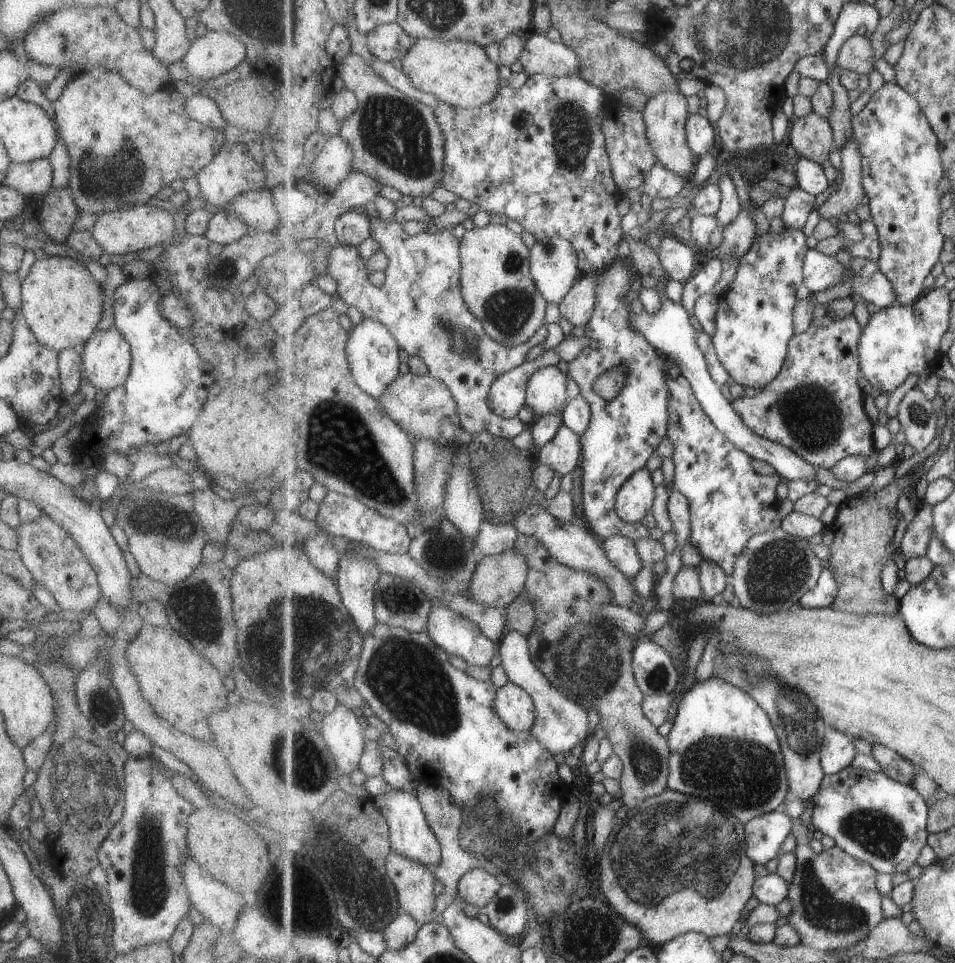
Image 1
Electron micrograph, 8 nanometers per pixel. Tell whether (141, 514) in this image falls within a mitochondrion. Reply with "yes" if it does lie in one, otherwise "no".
yes

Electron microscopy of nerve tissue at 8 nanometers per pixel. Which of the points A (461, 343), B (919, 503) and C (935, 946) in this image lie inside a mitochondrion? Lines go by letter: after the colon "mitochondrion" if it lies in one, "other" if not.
A: mitochondrion
B: other
C: other

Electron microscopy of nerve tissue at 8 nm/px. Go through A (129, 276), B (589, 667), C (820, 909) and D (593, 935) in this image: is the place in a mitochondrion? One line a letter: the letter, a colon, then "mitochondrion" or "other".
A: other
B: mitochondrion
C: mitochondrion
D: mitochondrion

